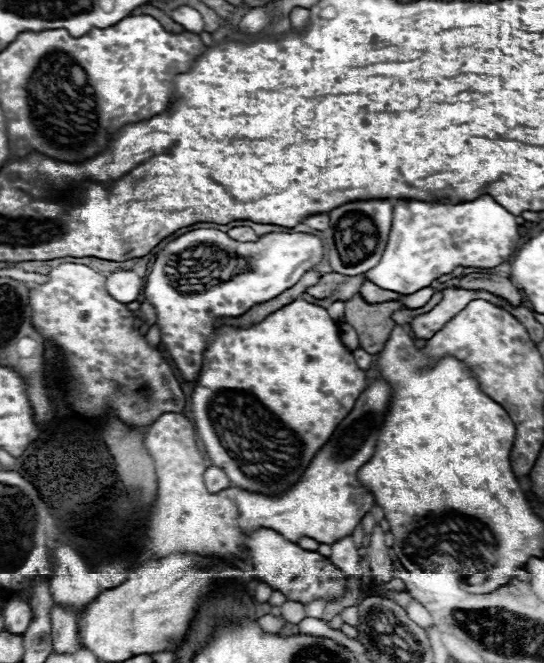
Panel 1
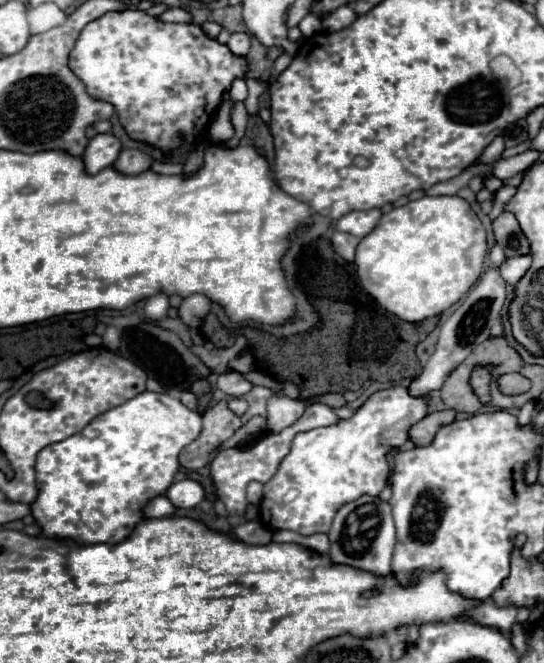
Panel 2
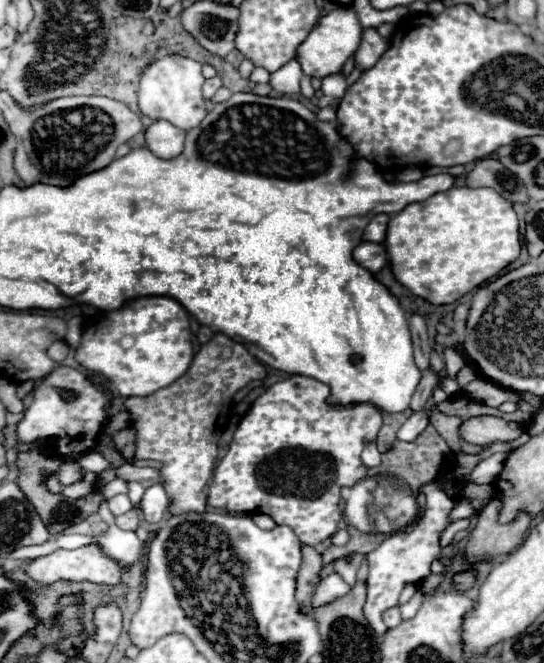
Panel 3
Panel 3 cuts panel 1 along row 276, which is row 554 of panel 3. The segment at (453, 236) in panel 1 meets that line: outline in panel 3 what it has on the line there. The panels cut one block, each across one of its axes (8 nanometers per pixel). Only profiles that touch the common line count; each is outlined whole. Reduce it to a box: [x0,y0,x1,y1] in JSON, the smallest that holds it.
[364,482,456,636]

